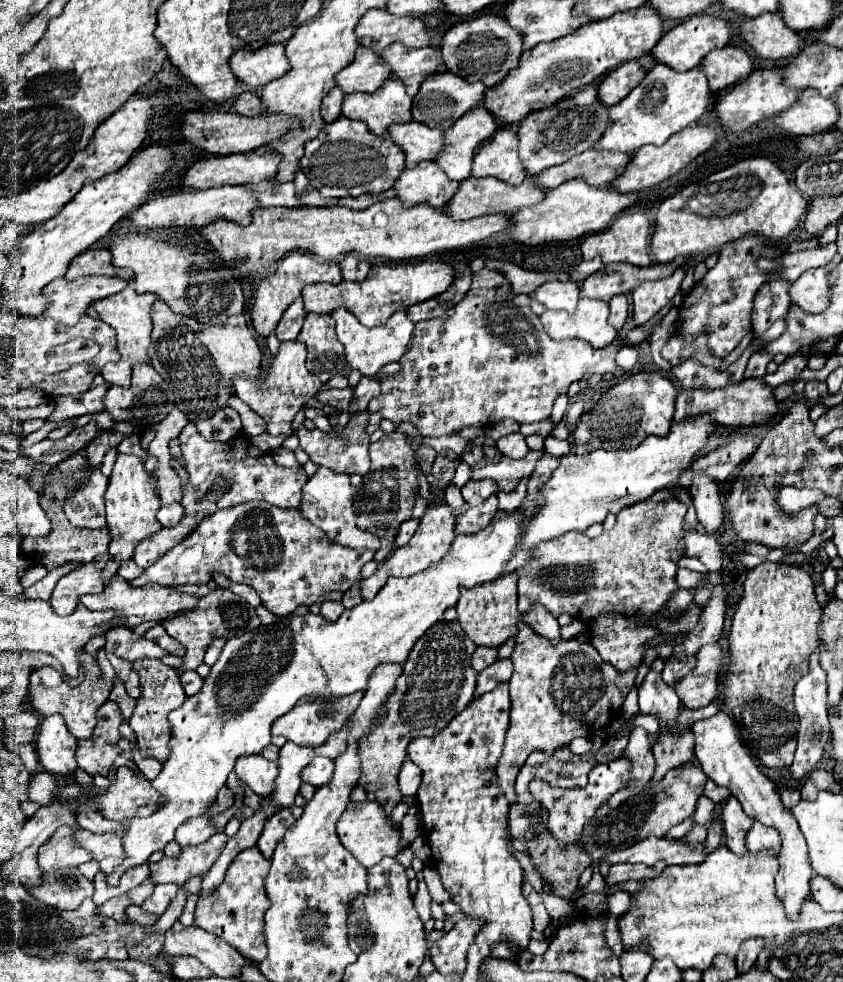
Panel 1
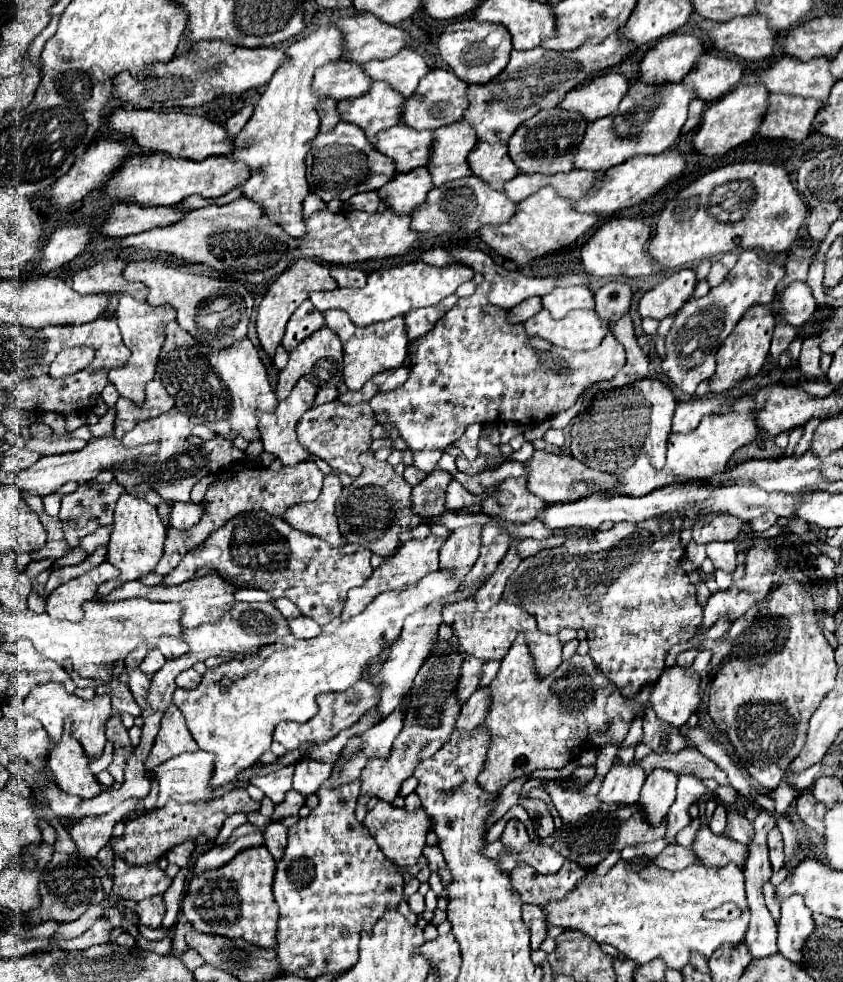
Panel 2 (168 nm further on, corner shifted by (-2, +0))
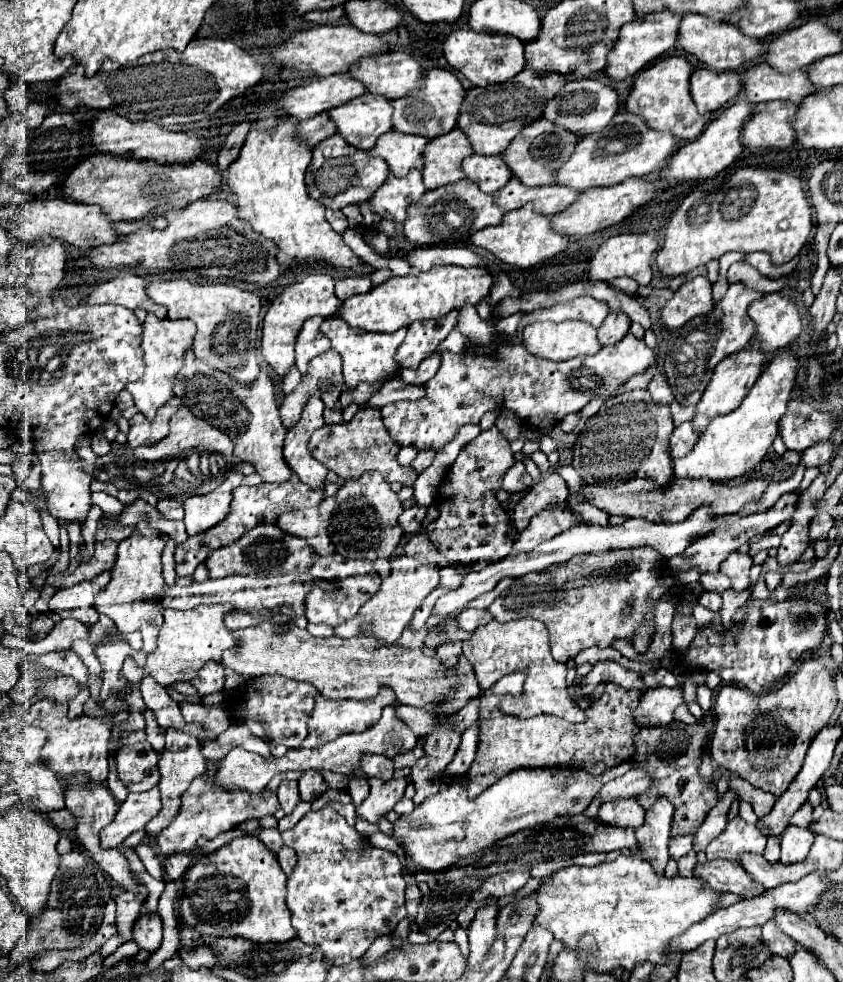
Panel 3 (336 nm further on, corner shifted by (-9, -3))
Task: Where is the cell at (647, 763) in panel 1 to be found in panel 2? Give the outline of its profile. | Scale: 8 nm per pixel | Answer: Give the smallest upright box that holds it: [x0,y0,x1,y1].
[600,763,646,803]

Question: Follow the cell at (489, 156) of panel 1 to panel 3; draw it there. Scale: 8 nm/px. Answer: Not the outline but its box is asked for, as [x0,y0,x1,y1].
[463,154,511,194]

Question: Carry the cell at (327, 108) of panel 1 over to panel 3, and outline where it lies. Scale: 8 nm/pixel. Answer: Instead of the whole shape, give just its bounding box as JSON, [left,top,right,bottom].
[299,112,337,146]

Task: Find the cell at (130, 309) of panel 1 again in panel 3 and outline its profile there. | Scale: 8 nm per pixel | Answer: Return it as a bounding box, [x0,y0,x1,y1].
[127,312,195,420]

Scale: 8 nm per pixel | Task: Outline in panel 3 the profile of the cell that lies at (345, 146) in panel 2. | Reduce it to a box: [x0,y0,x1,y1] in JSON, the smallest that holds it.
[305,134,389,210]

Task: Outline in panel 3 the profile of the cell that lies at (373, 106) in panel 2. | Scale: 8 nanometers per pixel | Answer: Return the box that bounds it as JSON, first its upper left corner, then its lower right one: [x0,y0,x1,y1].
[329,92,393,150]

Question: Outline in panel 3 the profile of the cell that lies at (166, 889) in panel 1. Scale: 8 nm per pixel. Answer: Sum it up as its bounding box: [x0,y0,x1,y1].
[133,912,163,952]

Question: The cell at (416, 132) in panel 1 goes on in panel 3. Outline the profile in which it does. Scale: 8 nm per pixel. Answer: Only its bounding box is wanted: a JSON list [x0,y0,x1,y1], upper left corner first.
[371,130,427,178]

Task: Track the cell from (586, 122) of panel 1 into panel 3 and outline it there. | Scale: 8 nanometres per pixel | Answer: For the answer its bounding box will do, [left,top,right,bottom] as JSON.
[503,118,581,186]

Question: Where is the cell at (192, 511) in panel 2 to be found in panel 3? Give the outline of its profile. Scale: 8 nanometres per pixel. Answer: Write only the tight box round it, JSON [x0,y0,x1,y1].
[183,466,243,534]

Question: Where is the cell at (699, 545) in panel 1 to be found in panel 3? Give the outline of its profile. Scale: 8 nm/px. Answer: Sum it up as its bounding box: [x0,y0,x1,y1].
[721,552,753,590]

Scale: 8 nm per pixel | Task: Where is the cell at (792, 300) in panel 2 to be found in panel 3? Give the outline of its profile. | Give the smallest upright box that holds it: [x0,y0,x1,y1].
[749,292,803,352]

